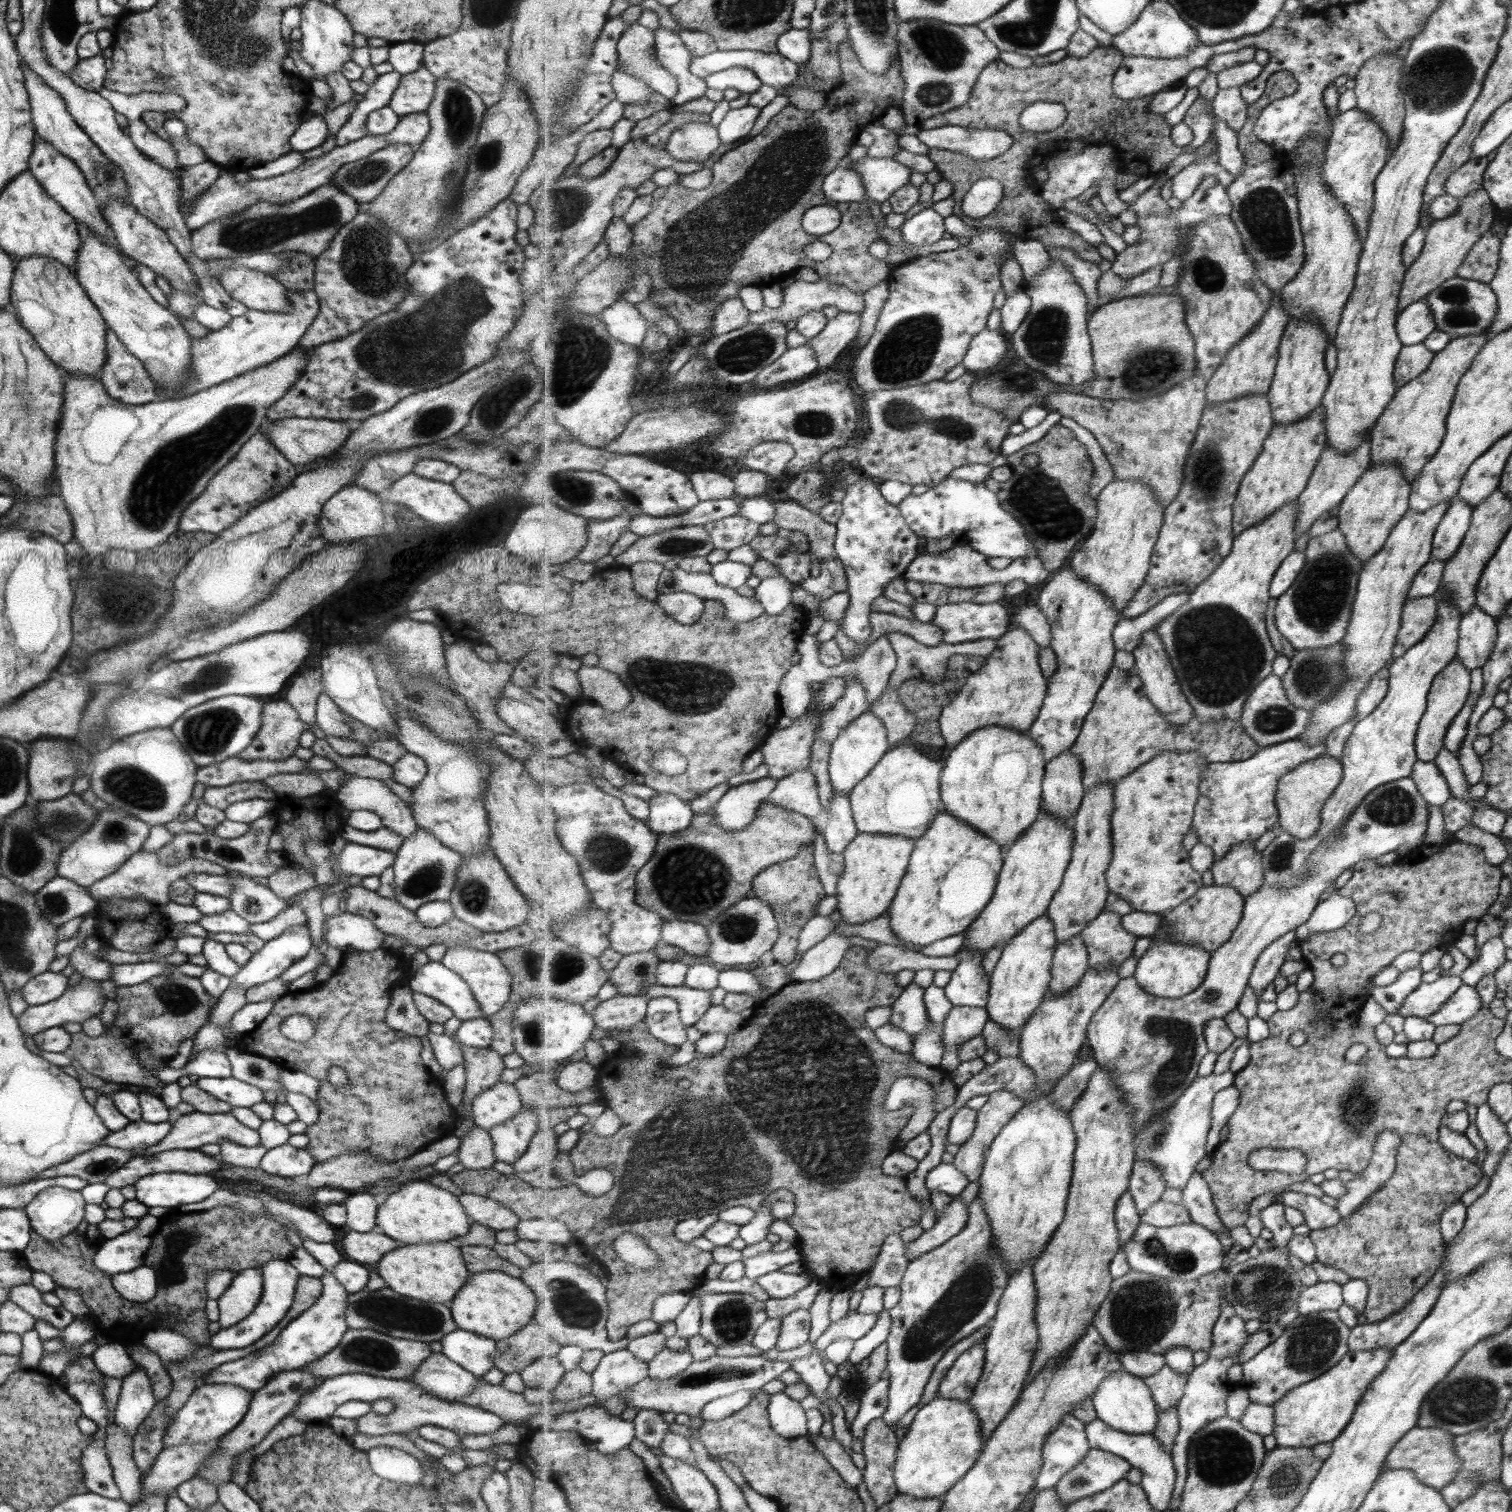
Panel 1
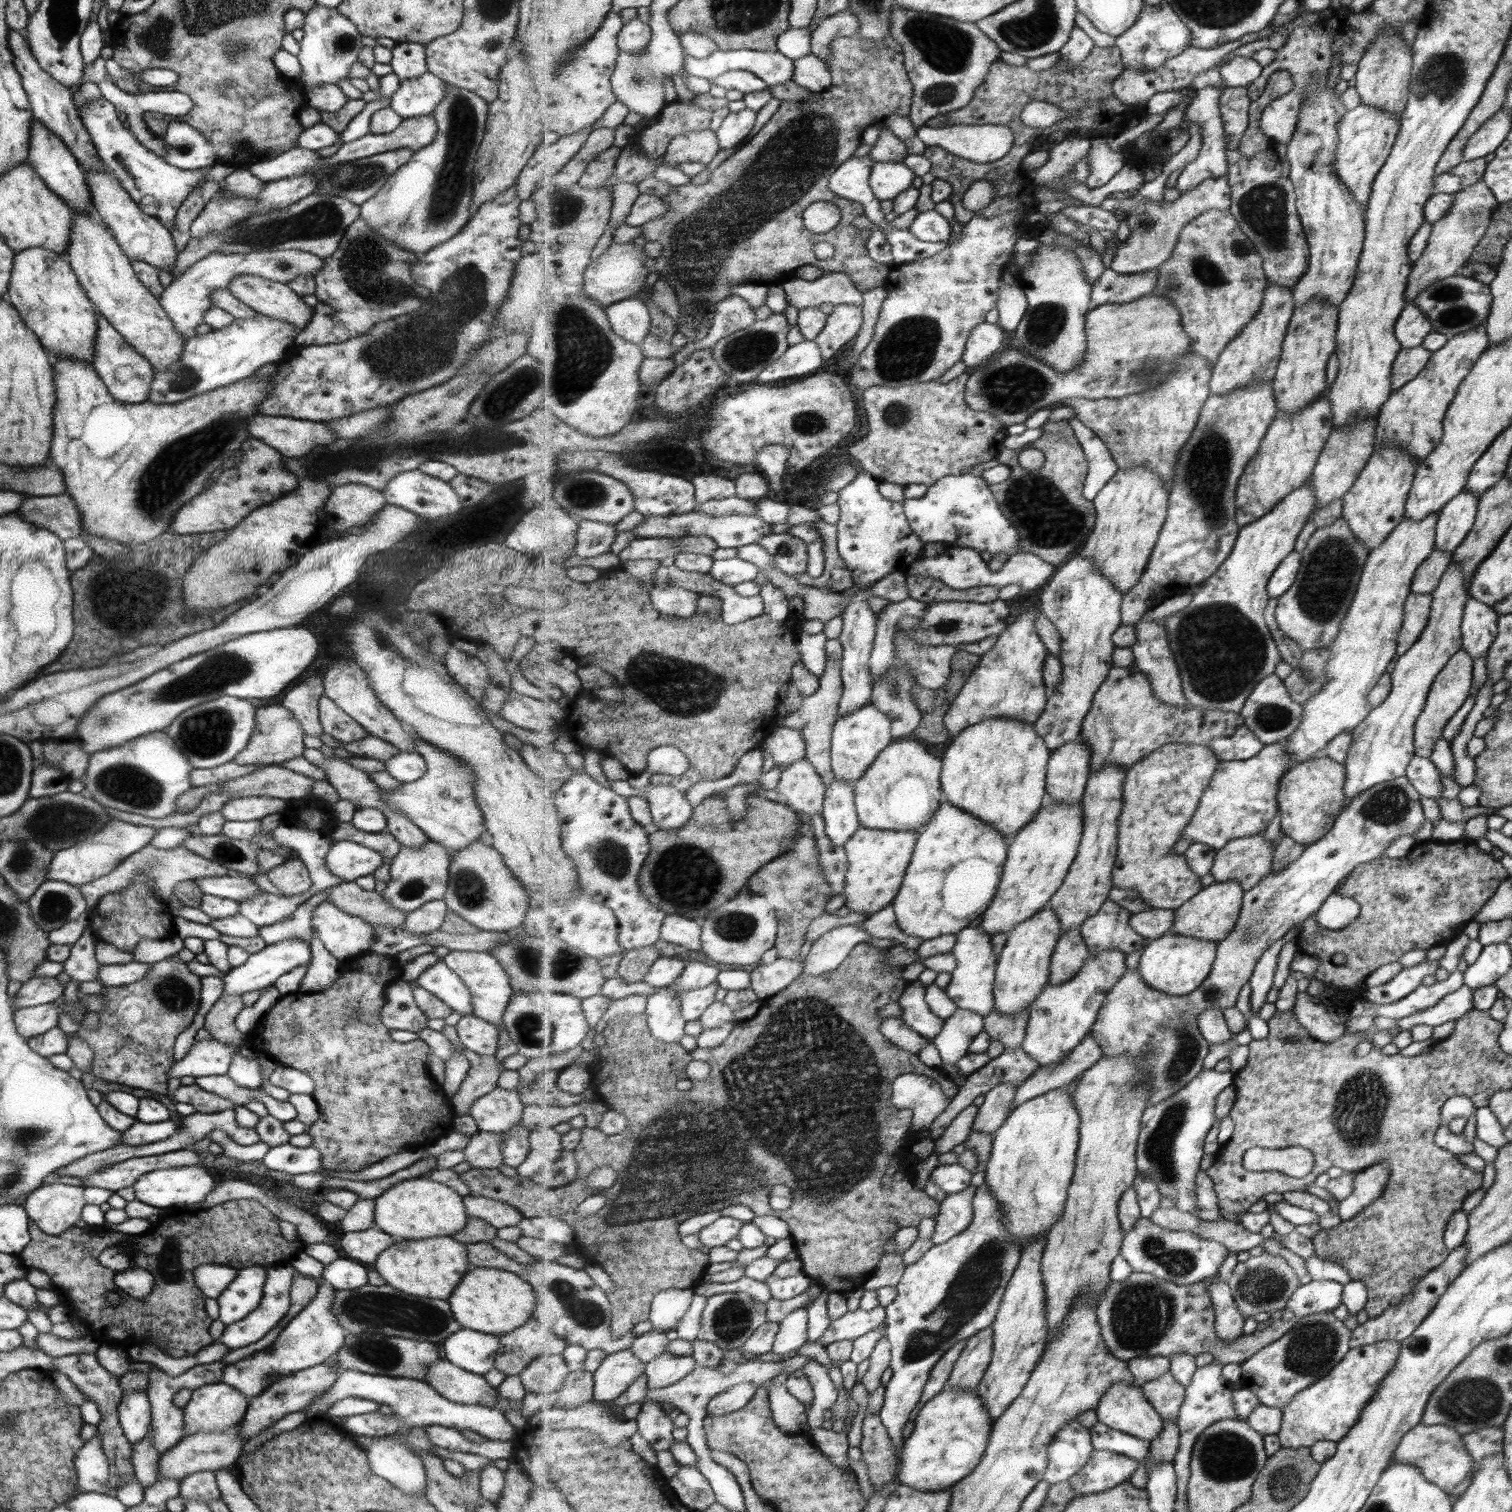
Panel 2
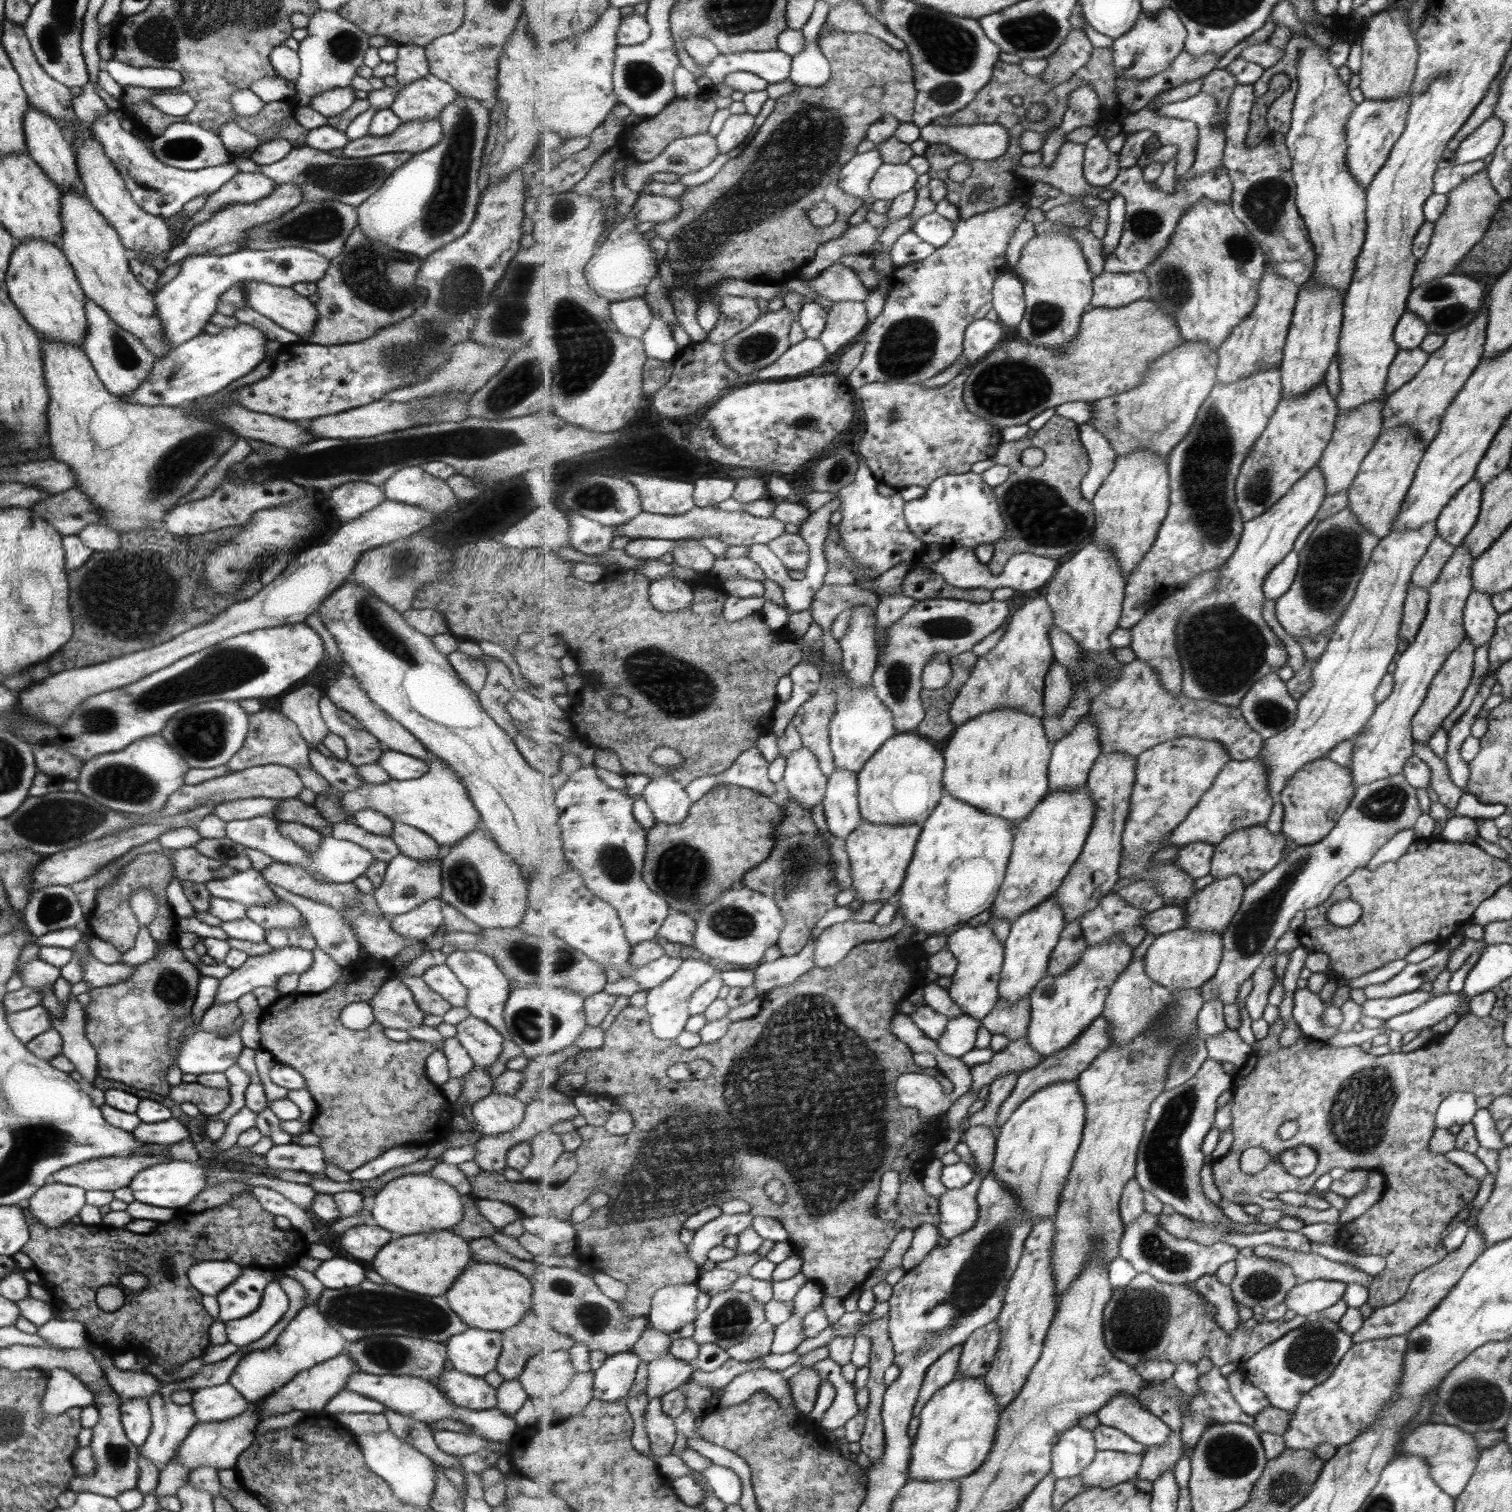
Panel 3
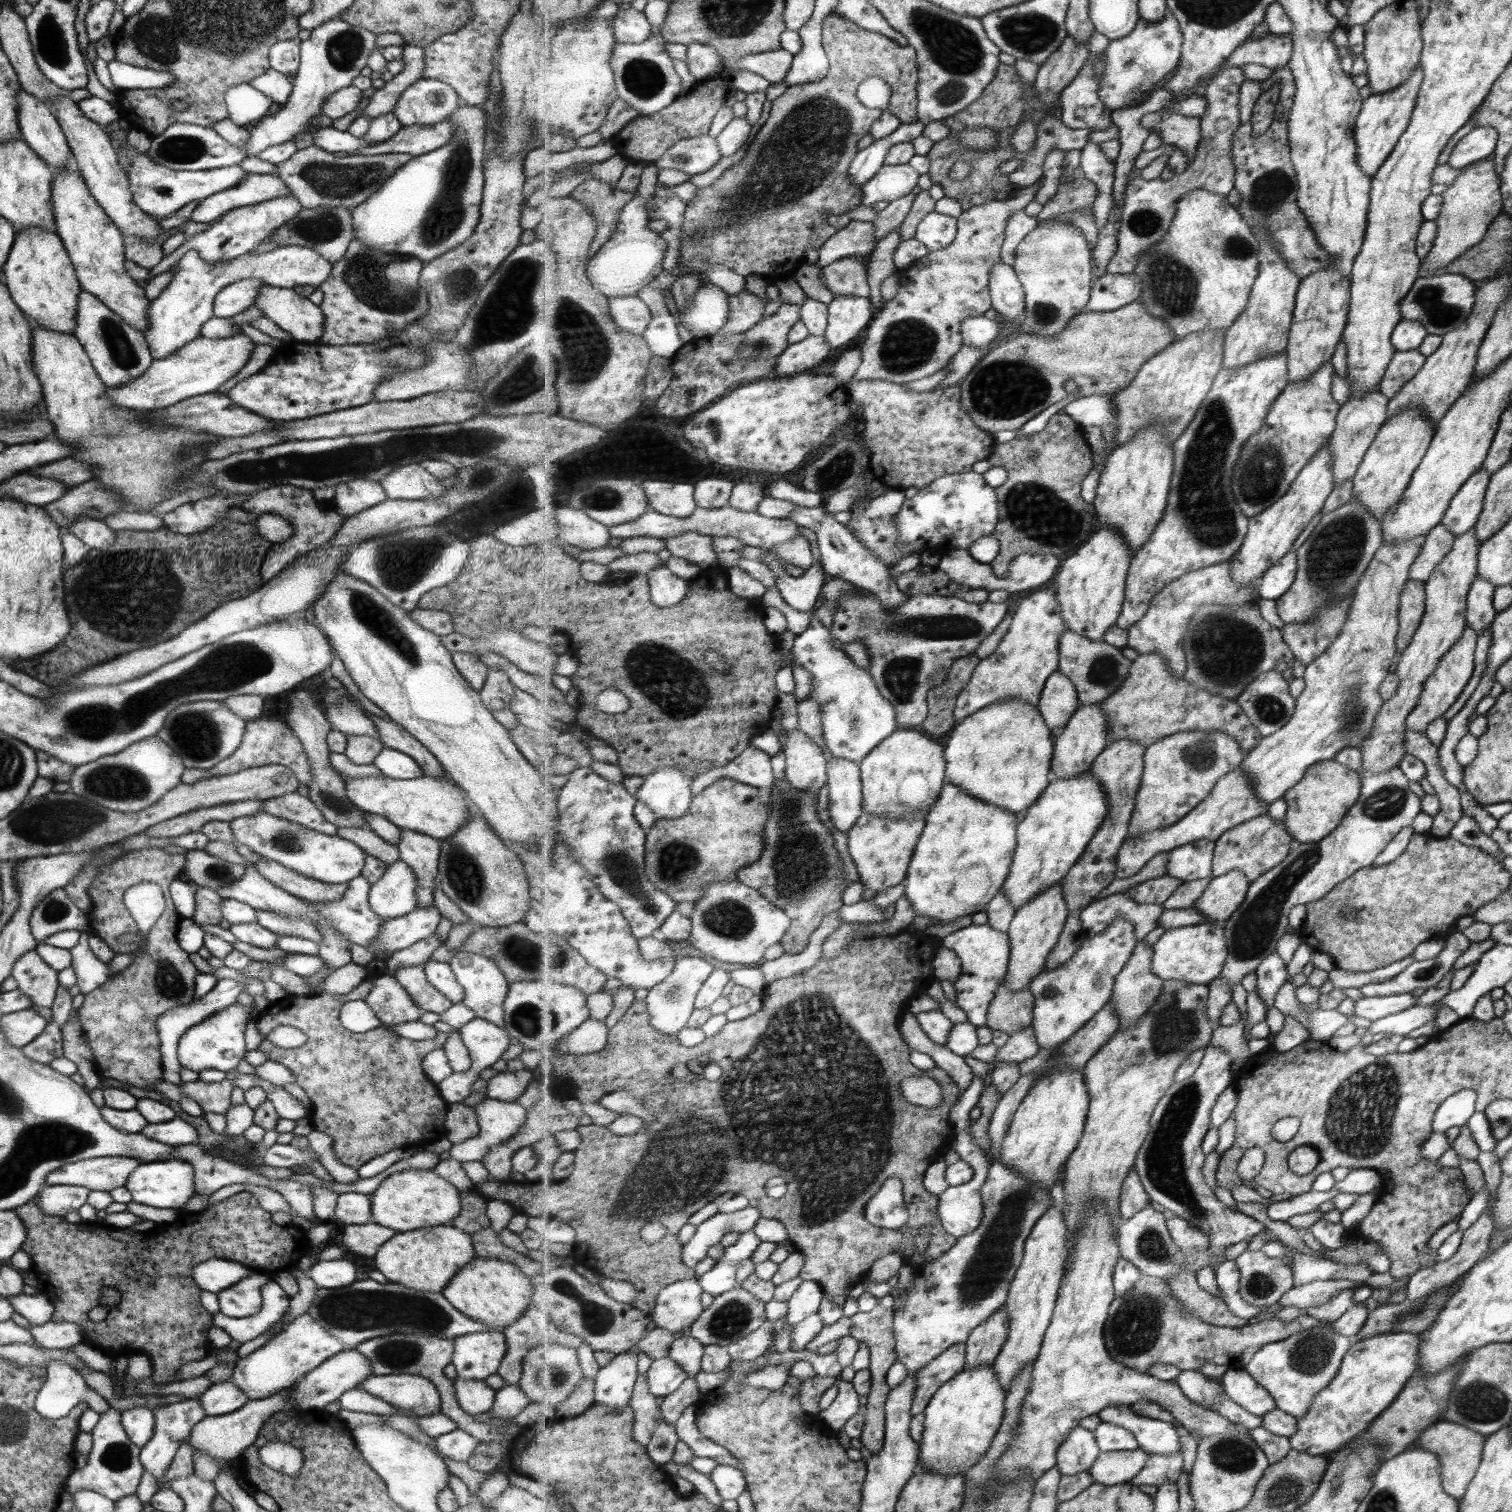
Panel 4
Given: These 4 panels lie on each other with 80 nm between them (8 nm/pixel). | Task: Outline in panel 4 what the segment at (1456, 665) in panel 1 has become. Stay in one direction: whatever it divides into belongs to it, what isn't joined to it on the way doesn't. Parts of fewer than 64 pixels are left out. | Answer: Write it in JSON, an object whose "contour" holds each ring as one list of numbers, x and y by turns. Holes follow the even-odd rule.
{"contour":[[1465,625,1461,637,1455,641,1455,644,1451,646,1451,649,1447,653,1443,654,1443,657,1439,658,1435,669,1431,671,1431,675,1423,682,1419,698,1417,698,1417,704,1413,706,1413,709,1407,713,1407,717,1403,719,1403,725,1405,725,1406,730,1425,732,1426,726,1431,721,1435,721,1435,718,1441,717,1455,703,1455,698,1459,696,1459,693,1463,691,1469,678,1471,678,1474,666,1473,658,1476,635,1472,628]]}

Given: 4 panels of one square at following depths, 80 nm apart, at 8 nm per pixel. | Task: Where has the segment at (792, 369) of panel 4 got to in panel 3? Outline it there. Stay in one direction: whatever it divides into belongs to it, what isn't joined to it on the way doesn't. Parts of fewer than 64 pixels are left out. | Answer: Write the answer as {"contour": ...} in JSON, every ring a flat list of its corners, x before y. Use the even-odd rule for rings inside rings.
{"contour":[[806,338,799,344,792,344,778,361,758,370,756,376,761,381,793,379,819,368,827,358,829,353,820,339]]}

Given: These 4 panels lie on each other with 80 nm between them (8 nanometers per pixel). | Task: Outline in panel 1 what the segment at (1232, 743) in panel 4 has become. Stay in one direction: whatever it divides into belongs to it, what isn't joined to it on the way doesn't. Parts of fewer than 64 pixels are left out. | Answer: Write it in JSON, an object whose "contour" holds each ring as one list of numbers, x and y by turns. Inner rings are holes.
{"contour":[[1163,750,1115,786,1114,857,1106,872,1107,882,1110,892,1130,903,1135,911,1161,914,1189,901,1205,885,1202,874,1190,863,1190,851,1183,848,1183,838,1192,830,1196,806,1202,796,1203,772,1210,764,1204,754,1194,750]]}

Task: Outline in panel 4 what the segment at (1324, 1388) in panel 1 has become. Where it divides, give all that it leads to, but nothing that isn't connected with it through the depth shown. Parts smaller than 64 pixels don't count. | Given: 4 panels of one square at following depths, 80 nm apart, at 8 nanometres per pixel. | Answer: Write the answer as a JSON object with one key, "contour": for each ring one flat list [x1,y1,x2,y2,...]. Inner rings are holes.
{"contour":[[1381,1333,1353,1341,1346,1350,1331,1384,1319,1392,1309,1412,1298,1419,1298,1431,1290,1436,1293,1449,1312,1455,1330,1455,1365,1430,1399,1394,1405,1381,1414,1374,1418,1361,1418,1335]]}

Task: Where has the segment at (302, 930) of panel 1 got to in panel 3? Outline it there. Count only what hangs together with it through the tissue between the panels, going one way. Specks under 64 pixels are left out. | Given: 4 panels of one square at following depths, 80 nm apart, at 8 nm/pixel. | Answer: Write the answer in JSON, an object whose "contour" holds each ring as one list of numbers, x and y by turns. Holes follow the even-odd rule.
{"contour":[[296,946,274,948,259,956,248,956,239,968,232,969,227,976,220,978,220,983,214,996,214,1004,233,1002,239,996,252,992,254,988,259,988,260,986,273,987,276,990,276,980,280,976,291,973,301,975,303,972,307,972,311,961,312,951,303,950]]}

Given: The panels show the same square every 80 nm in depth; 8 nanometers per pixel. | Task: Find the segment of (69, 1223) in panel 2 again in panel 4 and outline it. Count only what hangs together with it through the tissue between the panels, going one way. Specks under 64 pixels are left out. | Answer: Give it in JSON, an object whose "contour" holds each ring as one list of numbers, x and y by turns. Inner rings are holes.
{"contour":[[45,1186,35,1197,35,1205,43,1214,63,1217,85,1205,89,1194,89,1190,79,1186]]}

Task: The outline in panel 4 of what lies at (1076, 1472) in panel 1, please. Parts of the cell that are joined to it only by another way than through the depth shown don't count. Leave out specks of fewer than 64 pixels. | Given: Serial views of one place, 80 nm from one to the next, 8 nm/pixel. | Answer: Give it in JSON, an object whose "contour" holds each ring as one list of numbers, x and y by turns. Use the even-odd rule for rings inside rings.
{"contour":[[1141,1446,1137,1450,1103,1452,1088,1470,1095,1483,1113,1486,1129,1483,1147,1464,1150,1453]]}

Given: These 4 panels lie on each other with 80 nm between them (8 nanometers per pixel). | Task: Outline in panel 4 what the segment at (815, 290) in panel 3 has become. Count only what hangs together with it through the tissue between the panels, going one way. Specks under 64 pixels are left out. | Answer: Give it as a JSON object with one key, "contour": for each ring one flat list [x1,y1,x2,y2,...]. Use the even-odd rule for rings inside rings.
{"contour":[[871,252,846,256,822,268,822,282,835,295,871,297,868,265]]}

